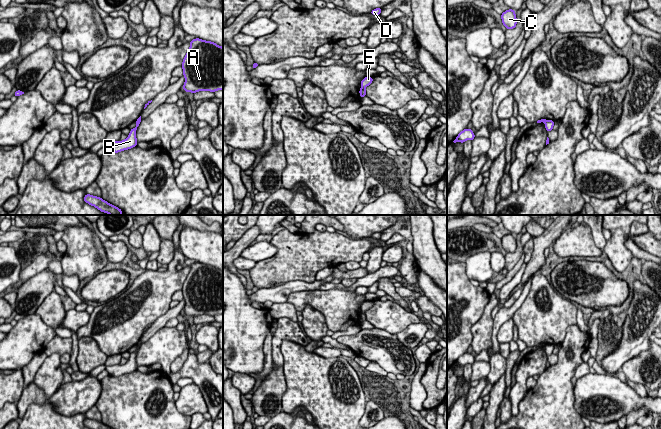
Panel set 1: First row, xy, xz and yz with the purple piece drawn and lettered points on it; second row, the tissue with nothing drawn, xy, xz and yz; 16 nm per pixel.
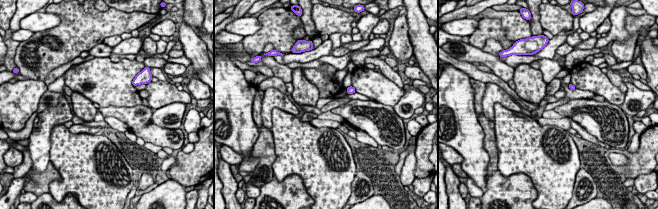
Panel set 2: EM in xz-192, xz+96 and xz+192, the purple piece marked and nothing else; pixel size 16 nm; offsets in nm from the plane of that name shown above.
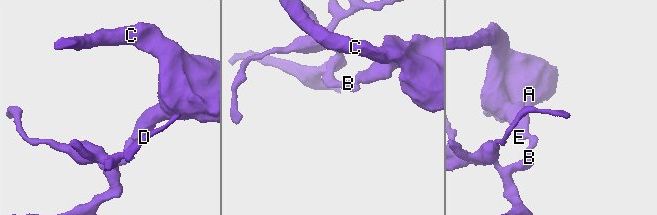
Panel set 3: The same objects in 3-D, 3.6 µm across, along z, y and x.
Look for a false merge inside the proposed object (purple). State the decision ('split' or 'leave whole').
split

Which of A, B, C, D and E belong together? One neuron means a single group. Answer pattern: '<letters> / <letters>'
A C E / B D

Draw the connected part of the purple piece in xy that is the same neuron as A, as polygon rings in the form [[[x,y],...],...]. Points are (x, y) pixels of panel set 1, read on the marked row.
[[[199,38],[190,41],[182,63],[185,83],[183,89],[198,91],[223,90],[223,47]]]

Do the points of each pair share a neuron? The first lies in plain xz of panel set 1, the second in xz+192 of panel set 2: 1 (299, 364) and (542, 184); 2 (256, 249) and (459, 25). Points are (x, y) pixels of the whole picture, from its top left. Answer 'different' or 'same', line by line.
1: same
2: same

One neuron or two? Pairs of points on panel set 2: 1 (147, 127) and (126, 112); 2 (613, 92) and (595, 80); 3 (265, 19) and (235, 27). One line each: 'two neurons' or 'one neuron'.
1: one neuron
2: one neuron
3: two neurons

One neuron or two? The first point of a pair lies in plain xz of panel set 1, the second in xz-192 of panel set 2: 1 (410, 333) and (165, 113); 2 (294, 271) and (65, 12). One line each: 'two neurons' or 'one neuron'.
1: one neuron
2: one neuron

